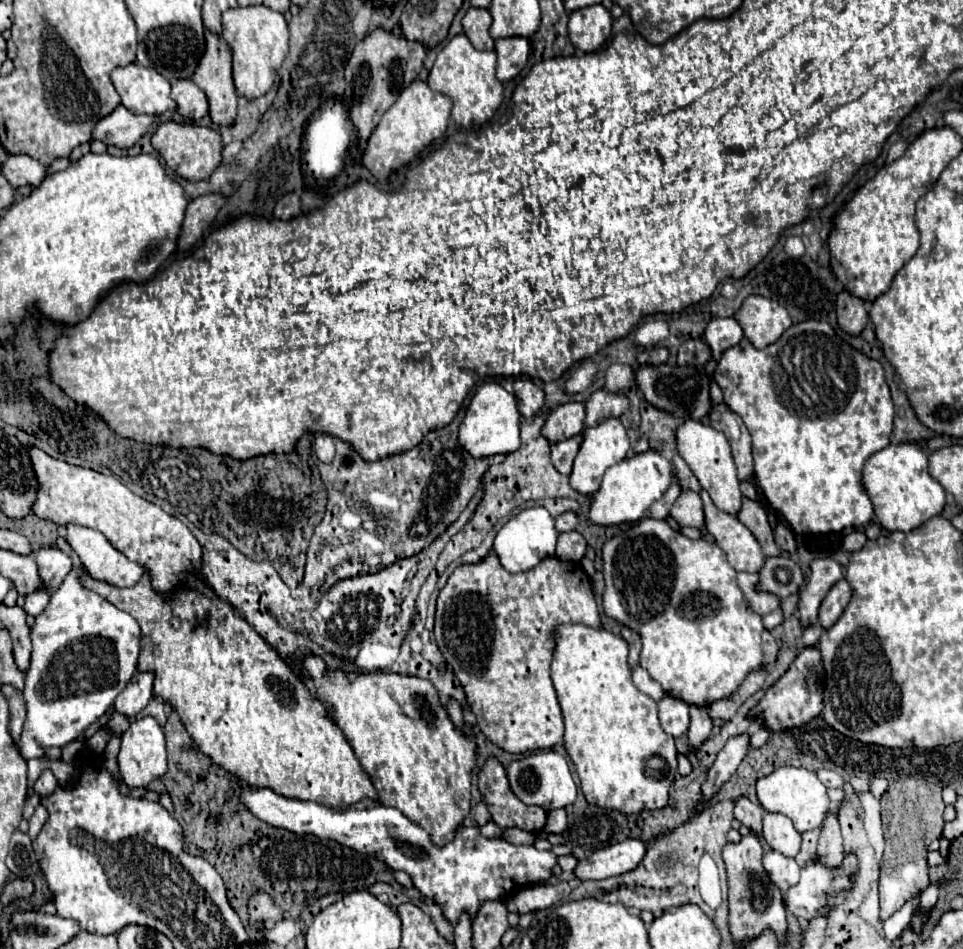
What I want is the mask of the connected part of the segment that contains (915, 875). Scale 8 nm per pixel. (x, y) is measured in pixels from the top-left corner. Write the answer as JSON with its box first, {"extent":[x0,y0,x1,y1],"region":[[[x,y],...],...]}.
{"extent":[879,778,943,920],"region":[[[923,778],[915,780],[897,780],[881,796],[881,816],[885,846],[881,858],[881,880],[879,880],[879,898],[881,898],[881,920],[897,912],[905,900],[929,886],[927,874],[927,846],[931,838],[941,838],[943,830],[943,800],[941,788],[929,786]]]}

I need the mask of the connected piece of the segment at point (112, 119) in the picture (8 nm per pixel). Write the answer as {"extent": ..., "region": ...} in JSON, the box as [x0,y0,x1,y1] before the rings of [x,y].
{"extent":[91,106,153,150],"region":[[[117,106],[111,114],[99,120],[99,124],[95,124],[91,140],[101,140],[125,150],[131,148],[151,128],[151,124],[153,116],[133,114],[125,106]]]}

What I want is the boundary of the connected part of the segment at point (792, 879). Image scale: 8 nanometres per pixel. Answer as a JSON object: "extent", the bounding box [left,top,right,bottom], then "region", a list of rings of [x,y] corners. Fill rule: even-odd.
{"extent":[763,850,799,892],"region":[[[769,850],[763,856],[763,868],[769,876],[769,880],[781,890],[787,892],[791,886],[795,886],[799,882],[799,866],[795,862],[795,858],[783,856],[781,852]]]}

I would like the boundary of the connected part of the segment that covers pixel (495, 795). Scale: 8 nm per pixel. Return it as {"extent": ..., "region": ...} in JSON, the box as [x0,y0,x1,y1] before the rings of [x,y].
{"extent":[479,758,547,834],"region":[[[487,758],[483,768],[479,770],[479,792],[481,792],[481,798],[483,802],[487,804],[489,812],[491,812],[491,820],[501,828],[501,830],[507,830],[507,828],[521,828],[525,832],[531,832],[531,834],[539,834],[545,826],[545,820],[547,820],[547,812],[543,808],[535,808],[535,806],[527,806],[523,804],[513,792],[511,792],[511,786],[509,786],[509,780],[507,780],[507,770],[505,766],[495,758]]]}

